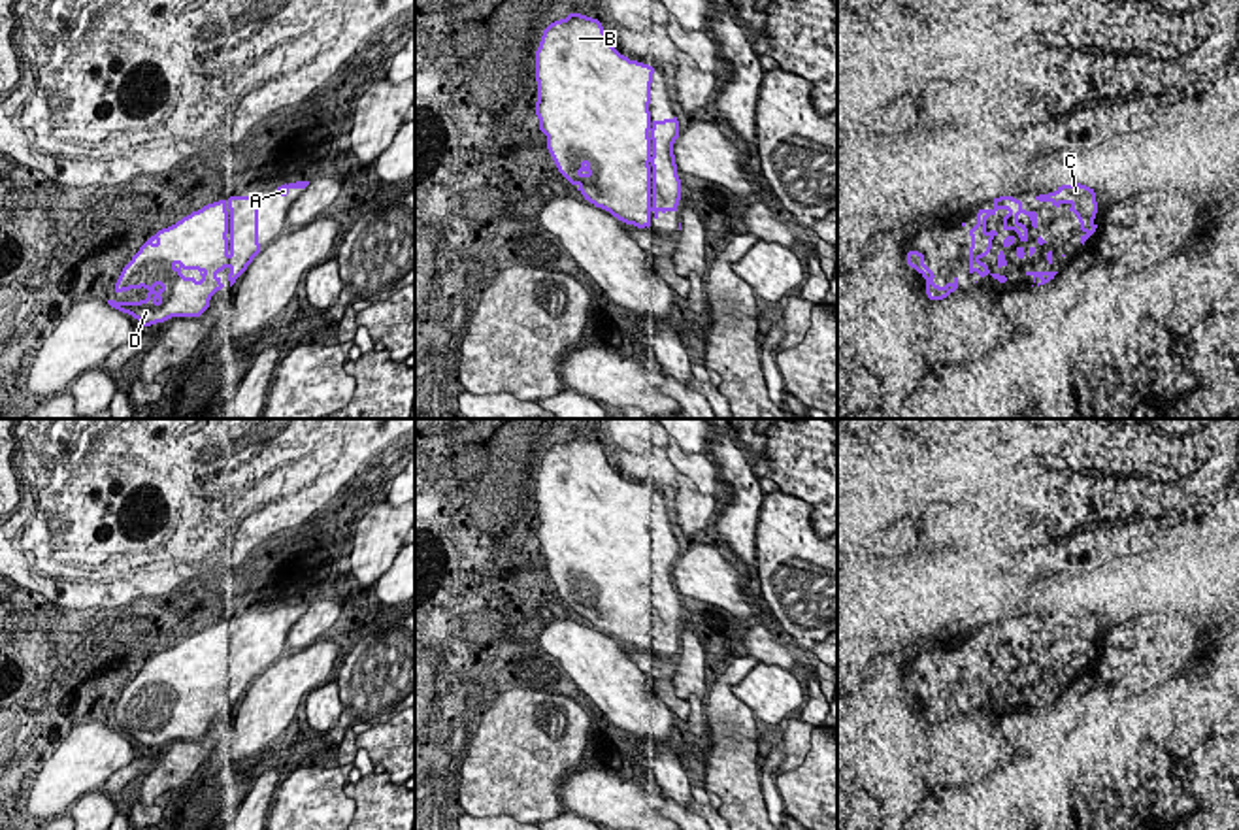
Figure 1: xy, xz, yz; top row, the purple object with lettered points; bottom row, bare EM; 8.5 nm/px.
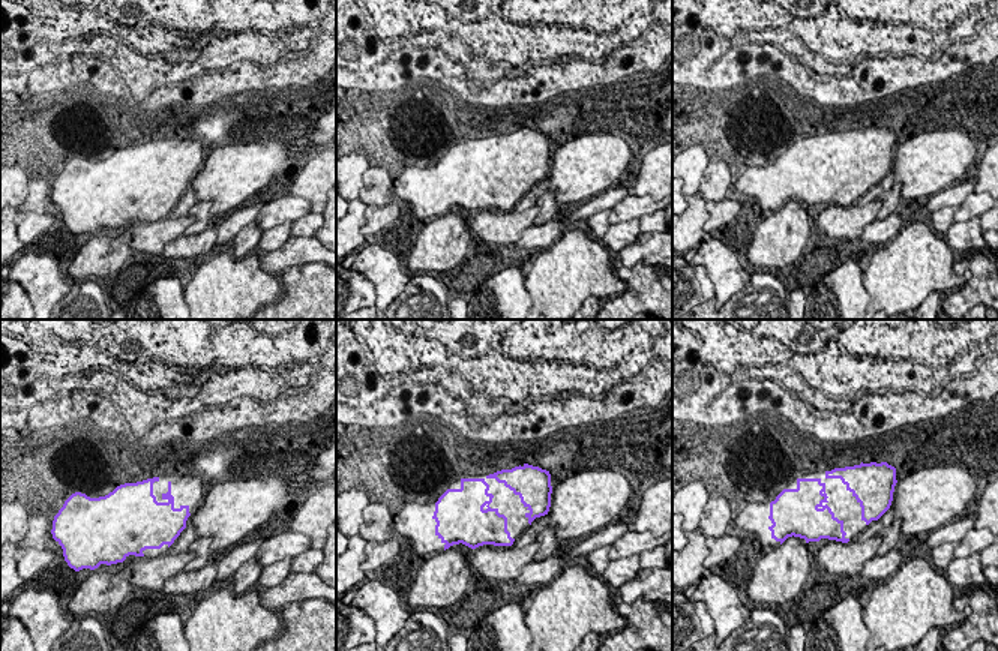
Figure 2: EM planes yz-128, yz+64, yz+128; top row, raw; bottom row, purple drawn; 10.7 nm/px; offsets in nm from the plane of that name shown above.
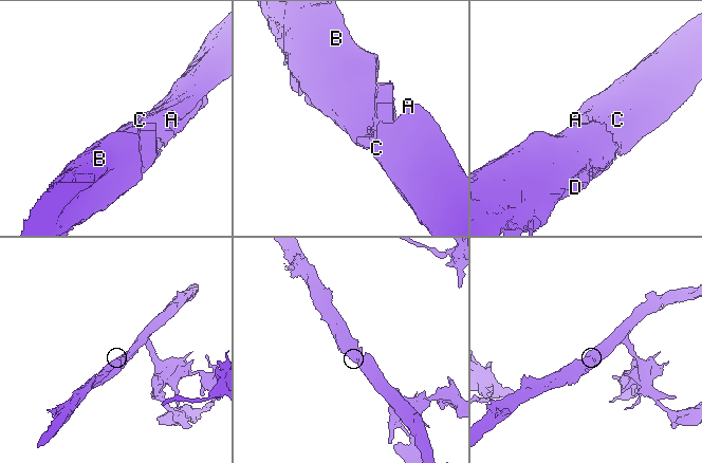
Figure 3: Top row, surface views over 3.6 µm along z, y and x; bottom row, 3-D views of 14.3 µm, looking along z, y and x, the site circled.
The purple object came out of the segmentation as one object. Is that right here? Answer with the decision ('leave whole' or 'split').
leave whole

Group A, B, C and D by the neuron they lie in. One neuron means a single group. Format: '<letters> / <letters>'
A B C D

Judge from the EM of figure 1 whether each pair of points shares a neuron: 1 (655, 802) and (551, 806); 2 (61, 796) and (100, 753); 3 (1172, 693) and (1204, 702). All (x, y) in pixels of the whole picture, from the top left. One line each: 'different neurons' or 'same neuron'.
1: different neurons
2: same neuron
3: different neurons

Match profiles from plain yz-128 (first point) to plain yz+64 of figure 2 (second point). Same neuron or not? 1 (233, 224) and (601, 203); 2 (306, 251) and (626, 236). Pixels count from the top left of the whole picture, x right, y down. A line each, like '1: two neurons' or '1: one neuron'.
1: one neuron
2: two neurons

